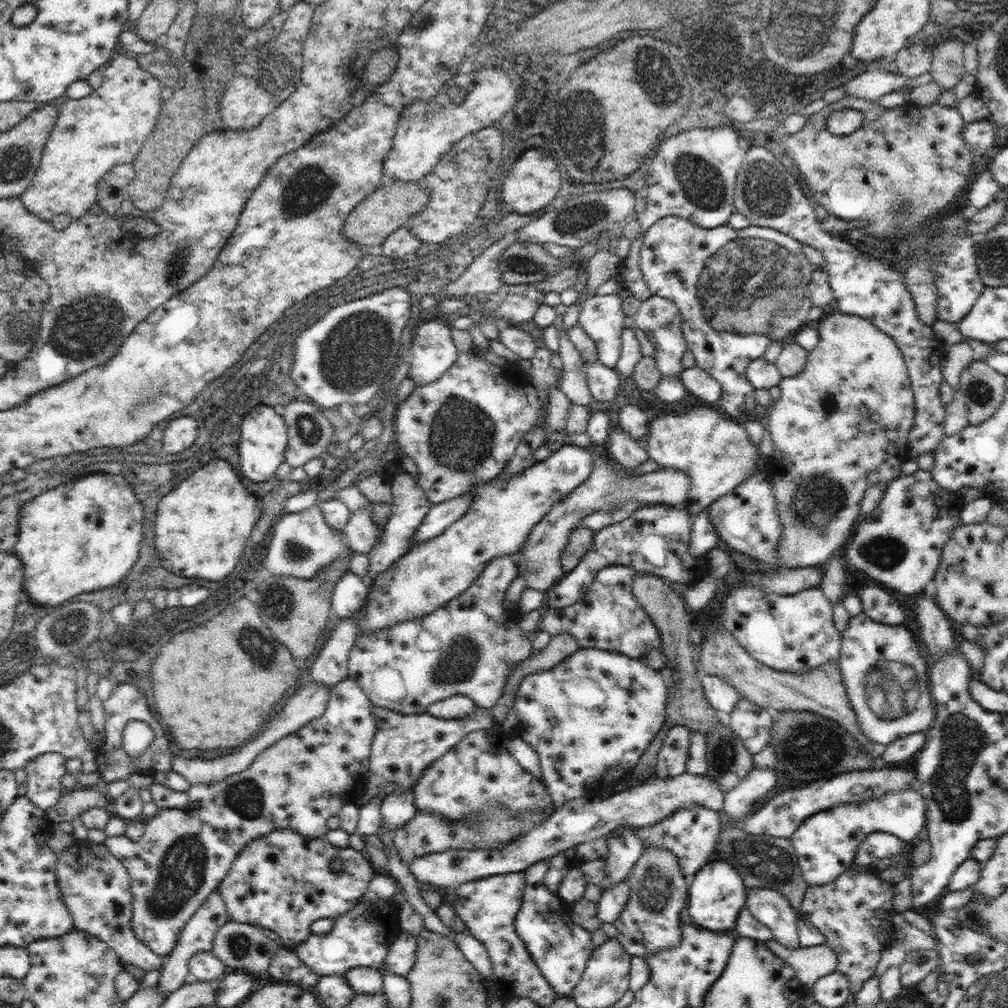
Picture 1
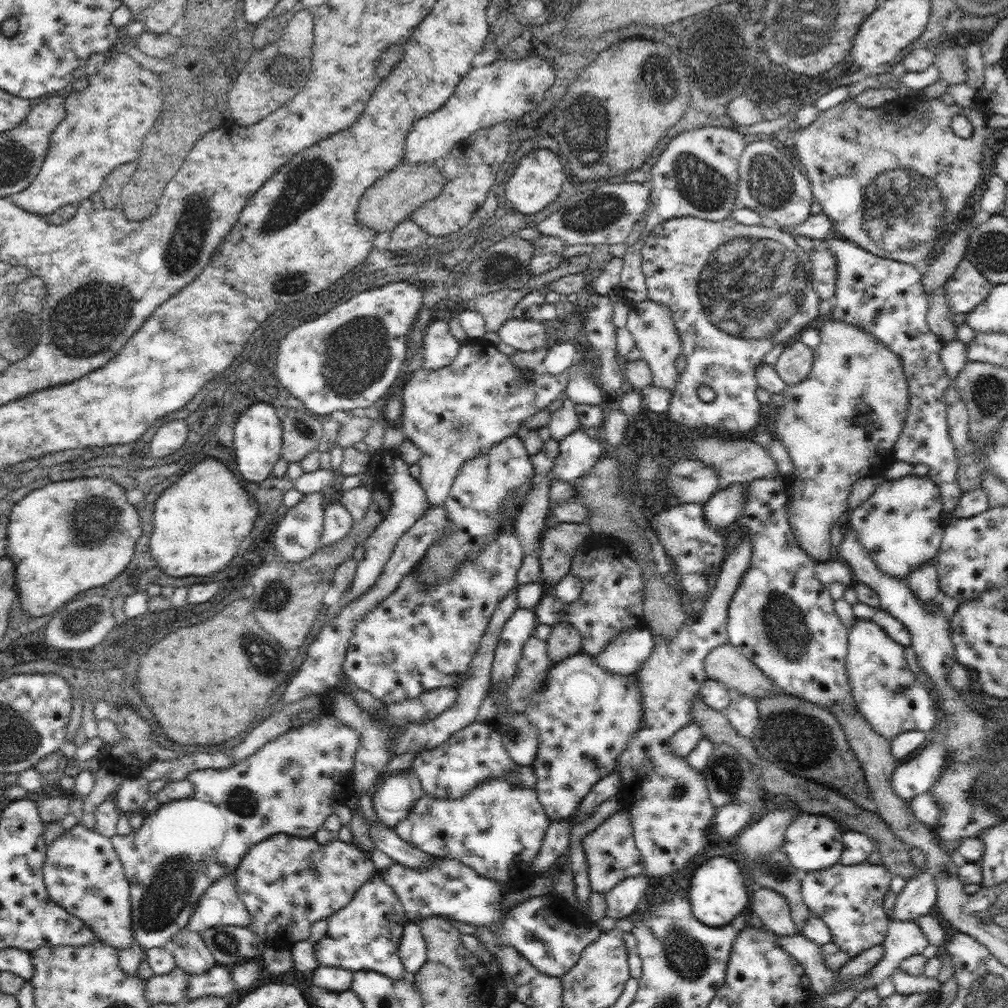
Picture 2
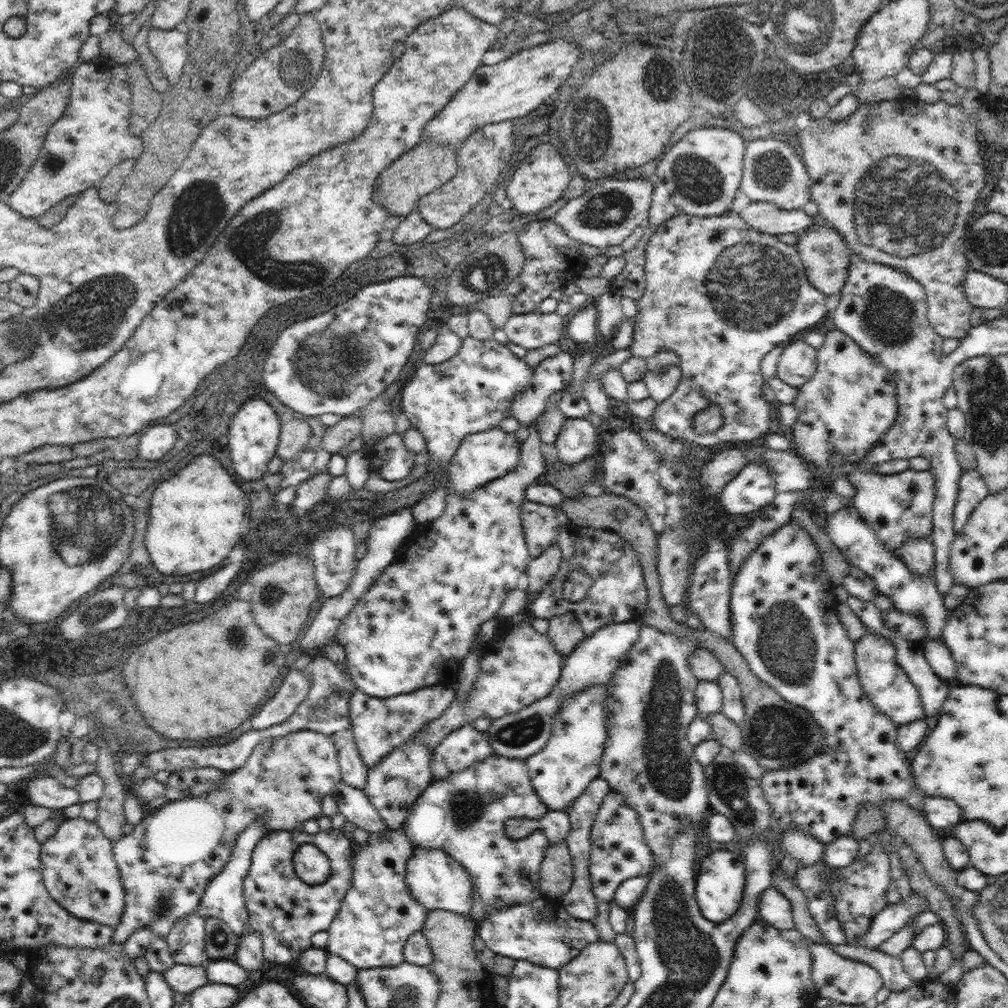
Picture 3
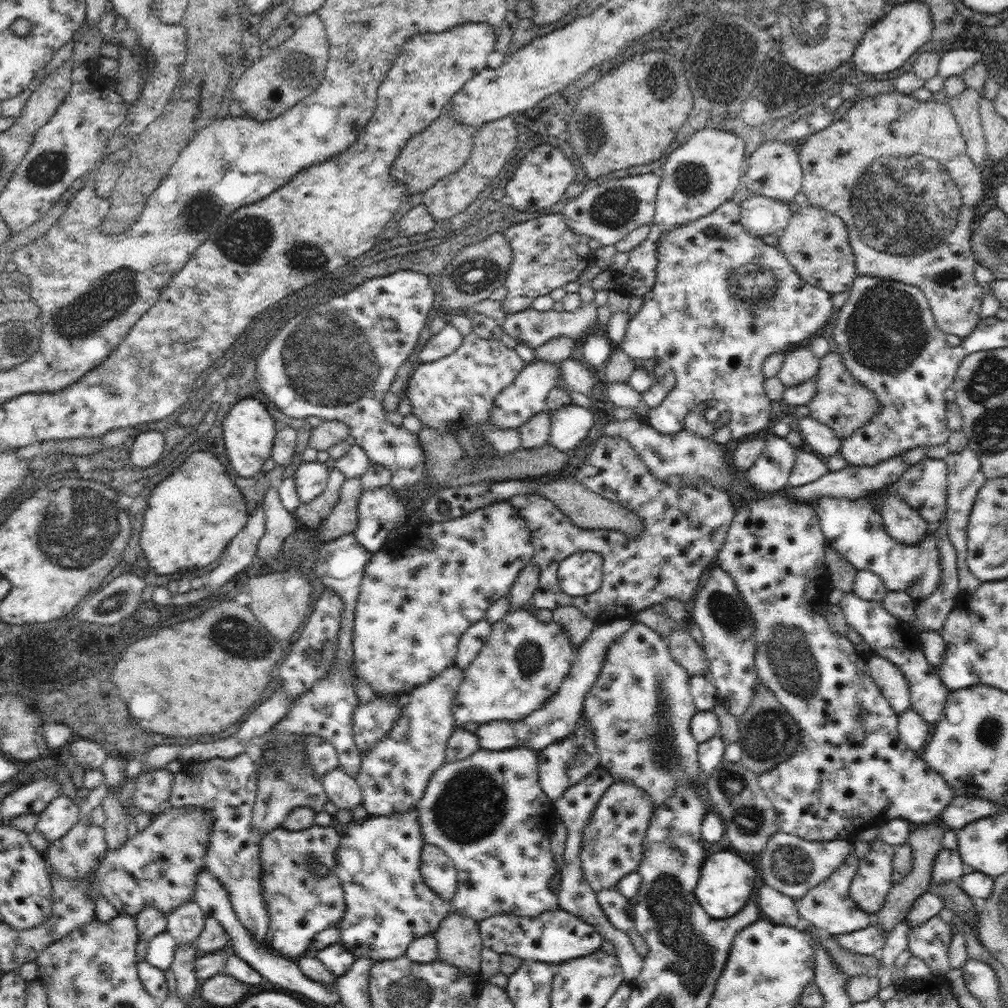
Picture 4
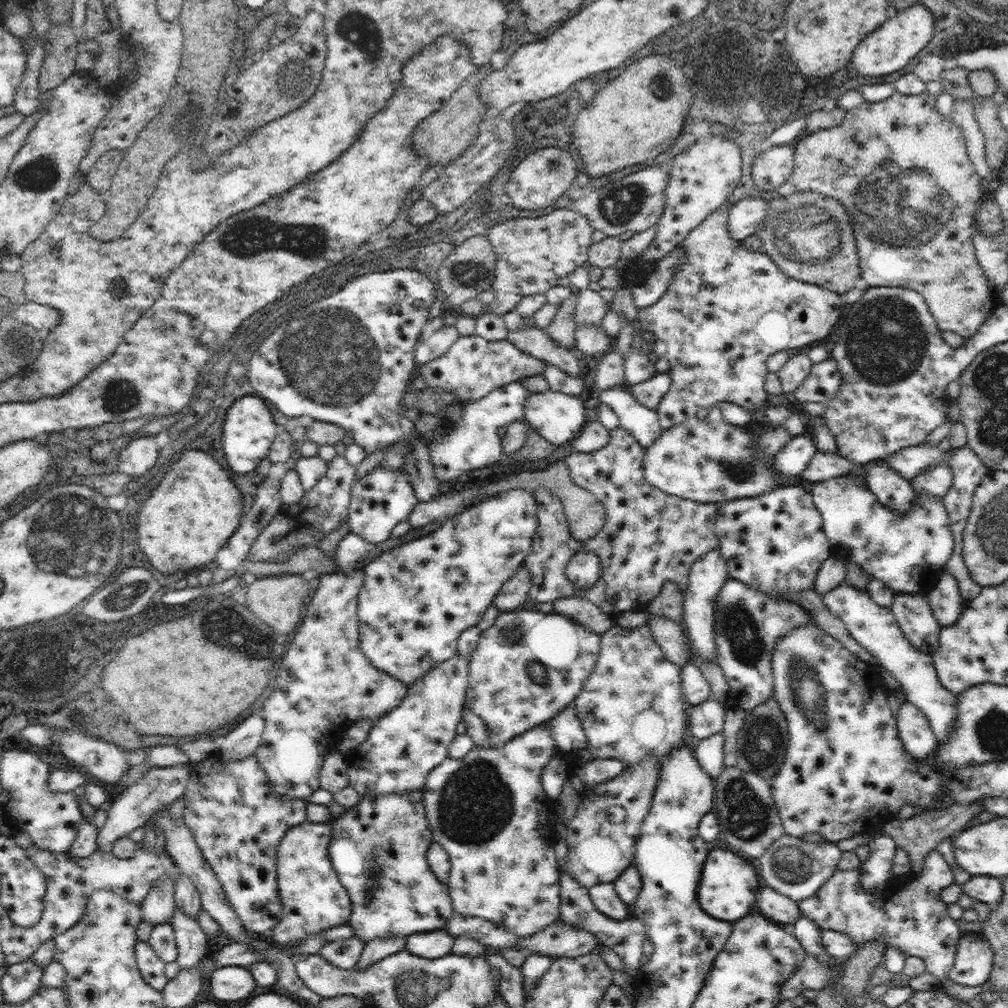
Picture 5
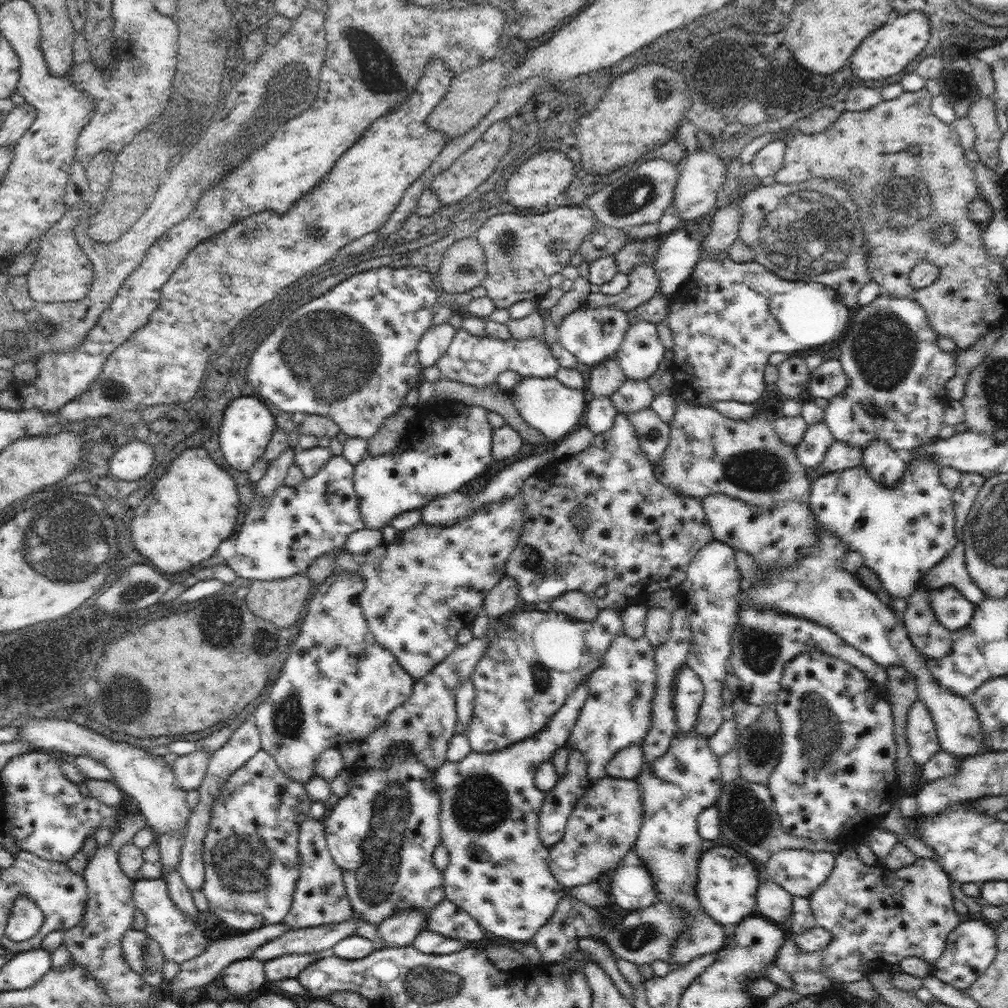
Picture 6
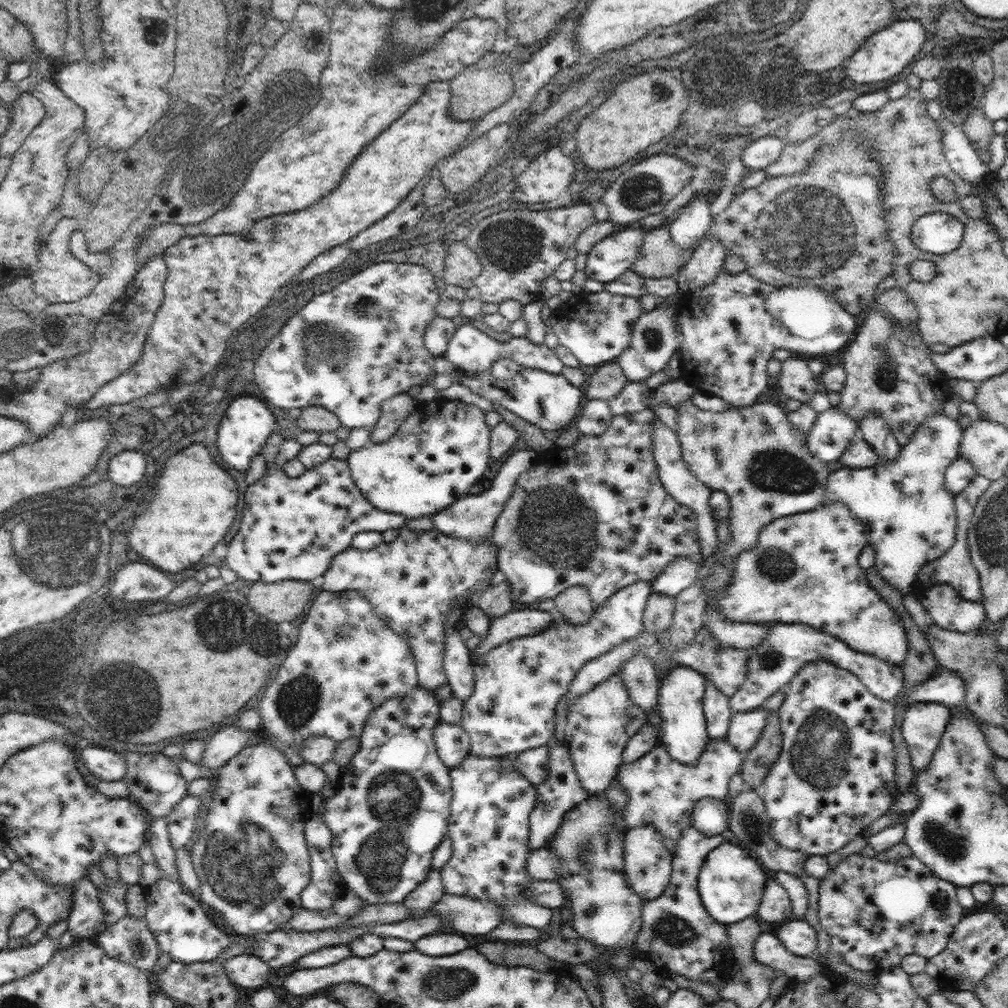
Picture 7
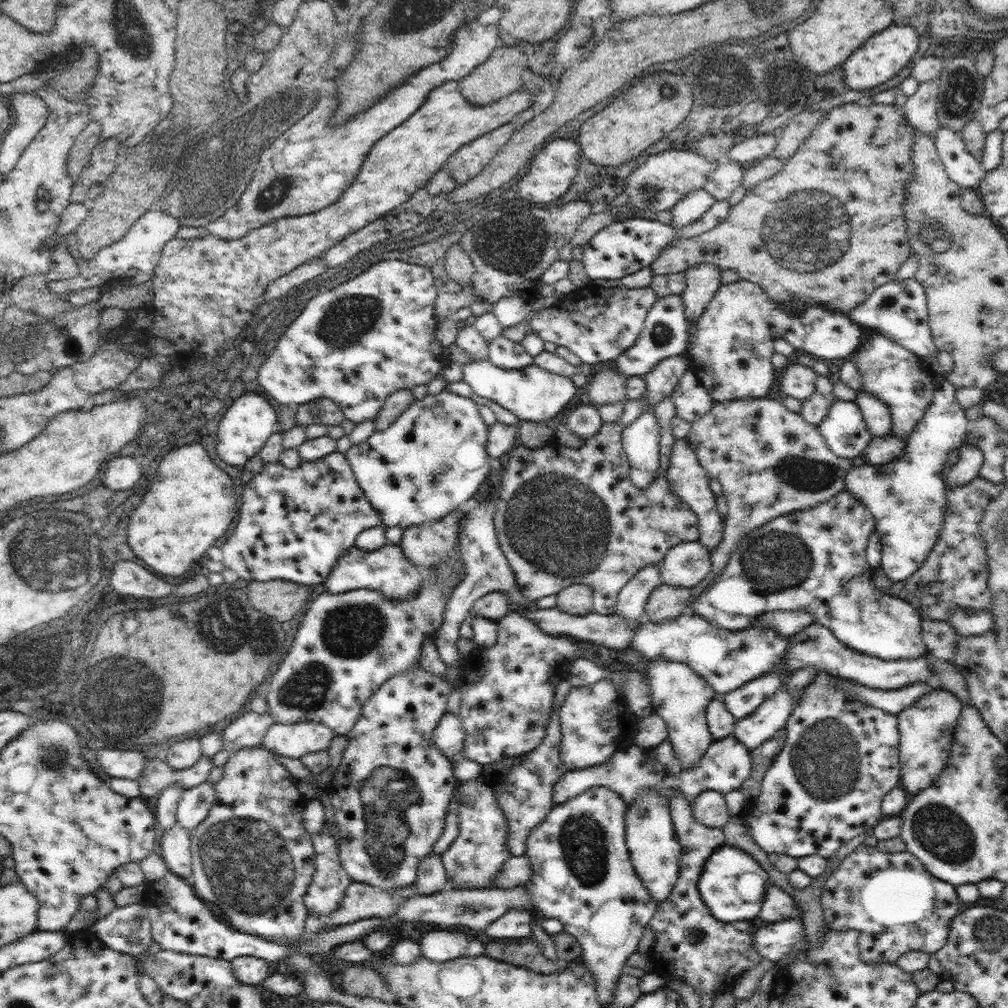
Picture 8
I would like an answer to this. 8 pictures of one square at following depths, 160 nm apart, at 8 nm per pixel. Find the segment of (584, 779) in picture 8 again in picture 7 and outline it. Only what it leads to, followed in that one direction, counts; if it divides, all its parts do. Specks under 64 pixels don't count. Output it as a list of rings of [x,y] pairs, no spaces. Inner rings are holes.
[[[710,739],[693,765],[675,761],[662,744],[634,762],[621,763],[614,778],[629,798],[624,809],[628,826],[652,825],[663,838],[672,859],[683,830],[692,825],[692,812],[701,798],[725,799],[729,794],[730,779],[741,770],[741,754],[725,739]]]

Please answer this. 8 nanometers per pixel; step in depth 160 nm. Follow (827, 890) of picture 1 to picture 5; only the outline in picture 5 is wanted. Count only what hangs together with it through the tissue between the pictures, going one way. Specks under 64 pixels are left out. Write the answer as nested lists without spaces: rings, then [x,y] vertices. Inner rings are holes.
[[[883,832],[872,837],[868,845],[869,856],[862,863],[860,882],[866,892],[882,891],[894,877],[891,866],[898,846],[891,836]]]

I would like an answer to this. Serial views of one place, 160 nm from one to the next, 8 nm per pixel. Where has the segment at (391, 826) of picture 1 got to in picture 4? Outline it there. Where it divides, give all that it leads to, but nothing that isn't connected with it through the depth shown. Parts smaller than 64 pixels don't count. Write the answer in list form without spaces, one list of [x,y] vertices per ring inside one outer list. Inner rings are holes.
[[[450,666],[430,682],[417,686],[414,690],[403,695],[401,699],[403,711],[399,719],[393,724],[391,731],[374,745],[374,748],[362,755],[361,769],[355,776],[363,796],[362,805],[369,814],[378,816],[404,814],[418,805],[424,796],[430,777],[446,761],[445,750],[450,735],[457,727],[453,715],[453,702],[463,678],[463,671],[458,666]]]

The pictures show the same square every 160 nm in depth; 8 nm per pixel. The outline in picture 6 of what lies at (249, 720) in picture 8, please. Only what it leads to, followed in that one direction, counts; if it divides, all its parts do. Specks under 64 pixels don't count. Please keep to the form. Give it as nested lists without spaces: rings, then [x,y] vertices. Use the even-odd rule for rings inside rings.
[[[201,740],[197,742],[194,752],[177,757],[172,765],[177,783],[186,791],[199,788],[207,771],[207,762],[212,756],[203,748]]]

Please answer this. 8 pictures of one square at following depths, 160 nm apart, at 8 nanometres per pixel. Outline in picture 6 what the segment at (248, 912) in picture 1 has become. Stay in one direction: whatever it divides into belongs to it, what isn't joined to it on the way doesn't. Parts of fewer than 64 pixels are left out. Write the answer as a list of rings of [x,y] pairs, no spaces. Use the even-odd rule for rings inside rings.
[[[308,818],[301,822],[298,837],[299,877],[293,892],[289,913],[281,920],[289,928],[322,926],[331,922],[344,922],[353,915],[346,892],[342,869],[334,862],[327,847],[323,818]]]

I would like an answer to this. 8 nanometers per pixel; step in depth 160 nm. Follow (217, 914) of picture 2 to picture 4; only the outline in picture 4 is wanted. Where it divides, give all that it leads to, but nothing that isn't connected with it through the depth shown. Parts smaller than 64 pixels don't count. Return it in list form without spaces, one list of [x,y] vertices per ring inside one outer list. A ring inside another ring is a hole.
[[[279,734],[260,746],[261,757],[267,766],[263,766],[258,774],[253,817],[249,823],[250,828],[260,835],[279,828],[293,808],[310,807],[316,813],[325,810],[328,795],[309,767],[307,754],[303,750],[304,737],[304,734]]]

